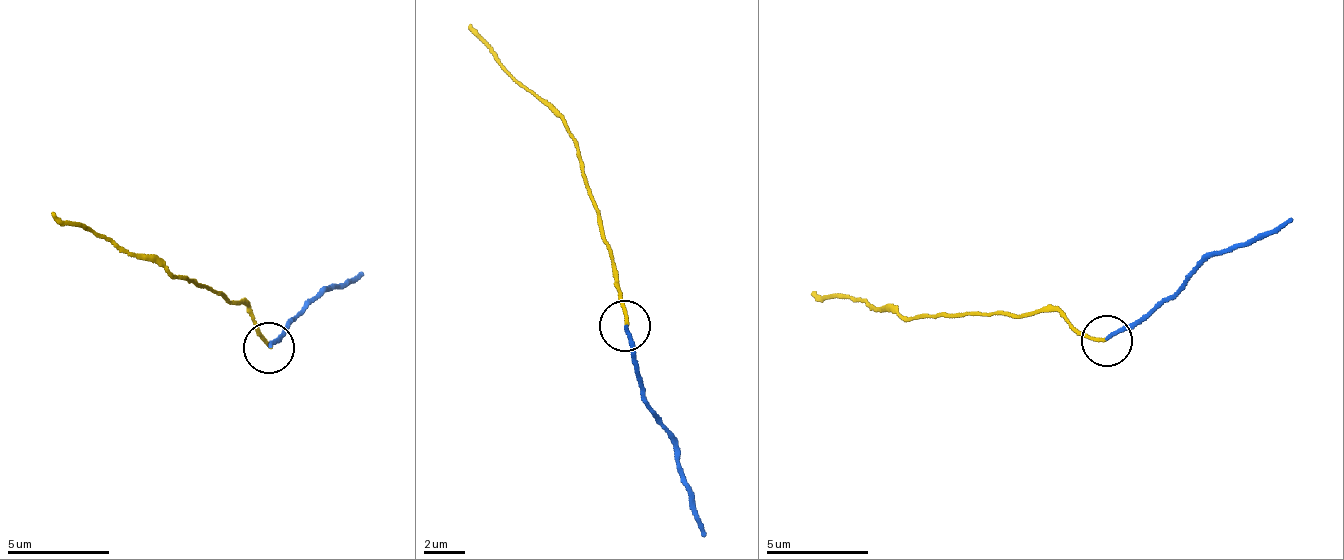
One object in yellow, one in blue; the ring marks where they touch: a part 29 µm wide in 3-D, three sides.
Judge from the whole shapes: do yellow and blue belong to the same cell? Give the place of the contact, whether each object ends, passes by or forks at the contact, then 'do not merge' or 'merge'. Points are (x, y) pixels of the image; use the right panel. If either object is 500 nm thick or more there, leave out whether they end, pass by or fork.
place (1106, 340); yellow ends; blue ends; do not merge

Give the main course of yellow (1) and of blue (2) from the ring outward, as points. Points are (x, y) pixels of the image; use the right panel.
1: (1105, 341), (1056, 310), (912, 316), (812, 293)
2: (1105, 341), (1174, 297), (1210, 256), (1293, 220)

